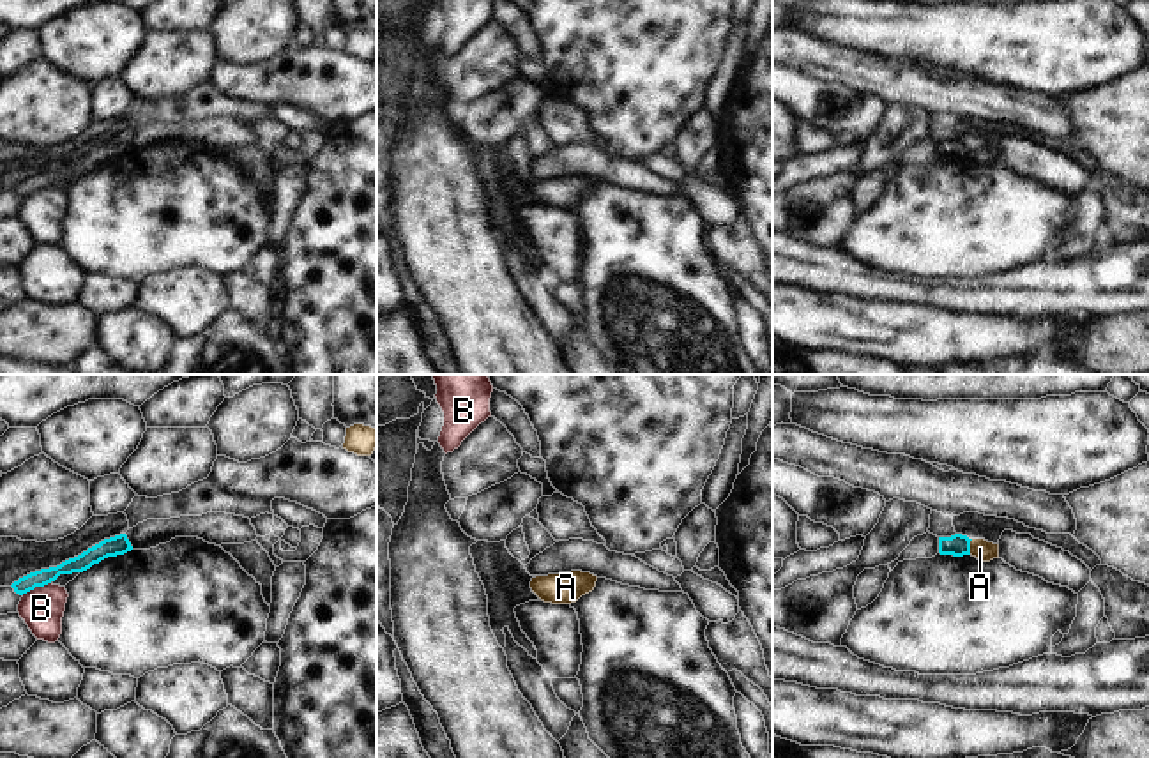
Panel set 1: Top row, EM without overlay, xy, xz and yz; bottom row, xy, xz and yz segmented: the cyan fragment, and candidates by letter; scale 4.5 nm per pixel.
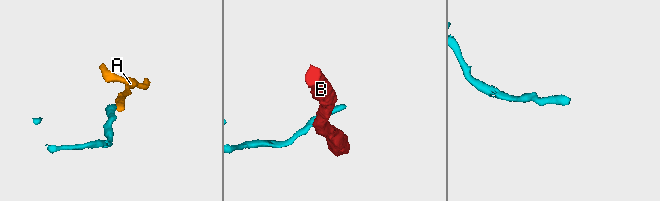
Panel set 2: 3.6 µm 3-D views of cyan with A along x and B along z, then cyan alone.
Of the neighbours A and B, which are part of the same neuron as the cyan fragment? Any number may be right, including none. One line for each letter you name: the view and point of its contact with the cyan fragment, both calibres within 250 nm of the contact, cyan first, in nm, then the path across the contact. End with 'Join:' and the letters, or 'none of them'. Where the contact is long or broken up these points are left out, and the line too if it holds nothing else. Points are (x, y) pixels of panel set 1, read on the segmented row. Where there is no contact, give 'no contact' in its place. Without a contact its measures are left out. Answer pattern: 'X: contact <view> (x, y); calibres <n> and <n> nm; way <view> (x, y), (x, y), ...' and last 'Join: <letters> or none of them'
Join: none of them

